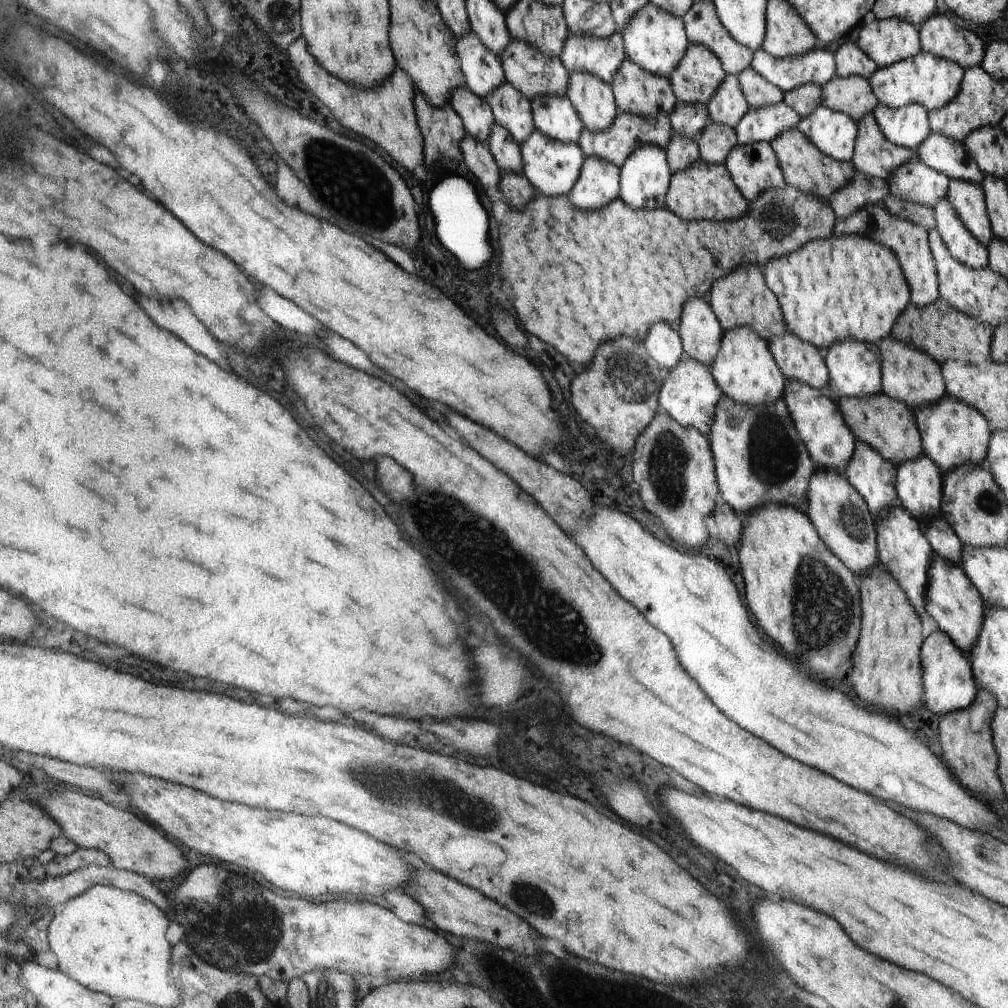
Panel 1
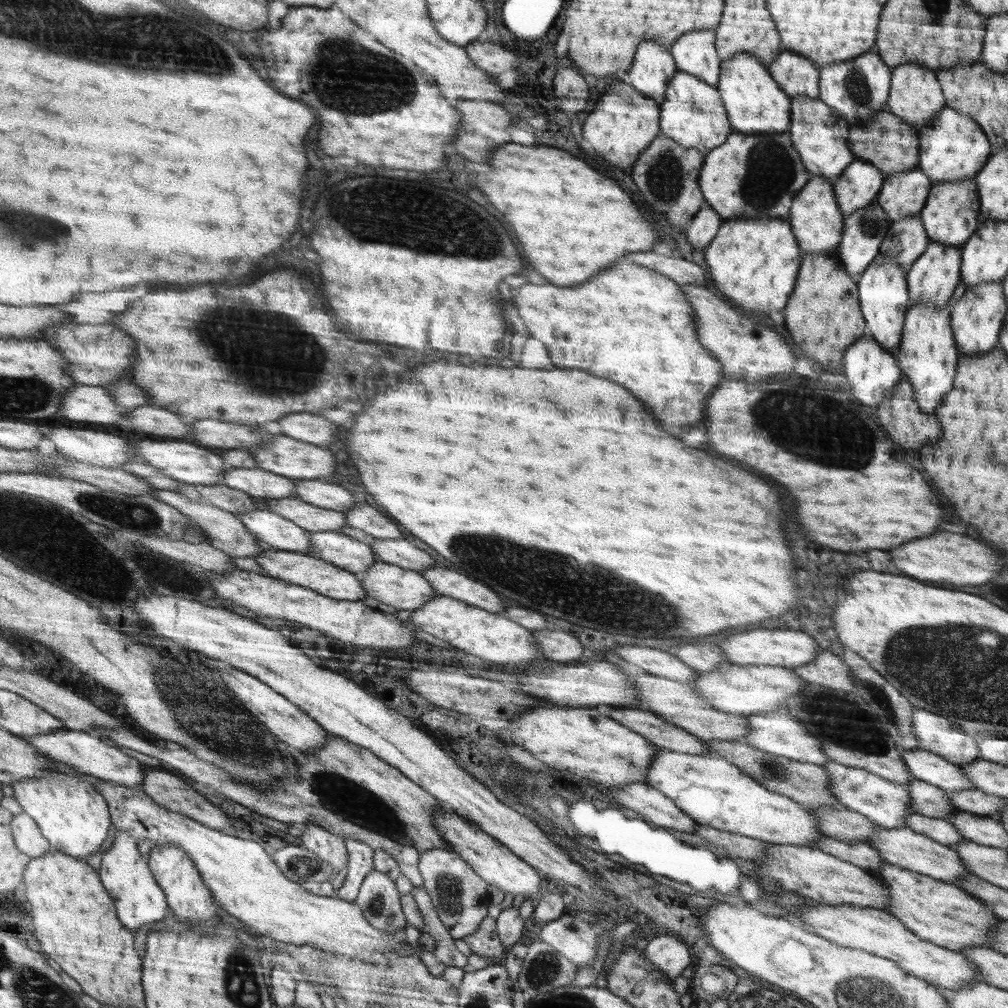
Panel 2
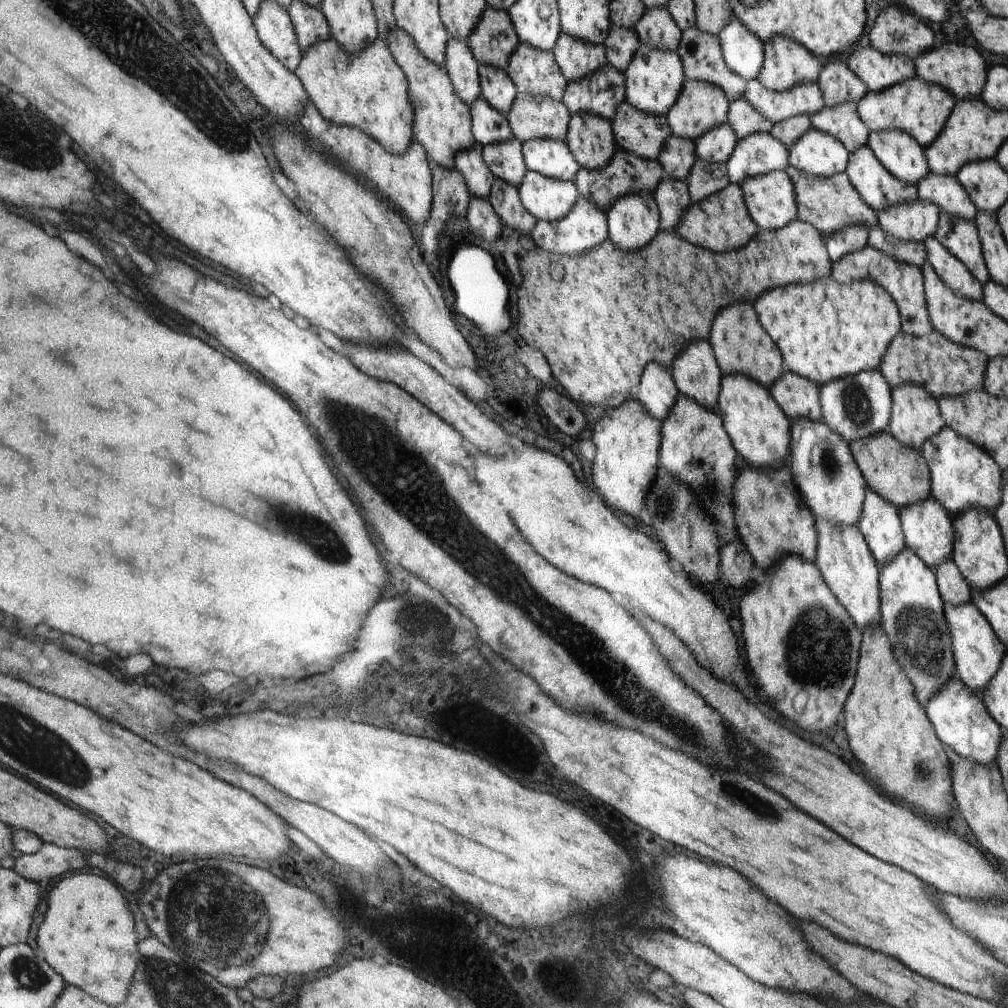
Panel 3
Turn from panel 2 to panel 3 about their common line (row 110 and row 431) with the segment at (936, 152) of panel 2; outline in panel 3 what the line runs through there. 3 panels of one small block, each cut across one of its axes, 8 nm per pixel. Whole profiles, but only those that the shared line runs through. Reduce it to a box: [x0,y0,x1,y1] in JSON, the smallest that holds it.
[920,426,1004,518]

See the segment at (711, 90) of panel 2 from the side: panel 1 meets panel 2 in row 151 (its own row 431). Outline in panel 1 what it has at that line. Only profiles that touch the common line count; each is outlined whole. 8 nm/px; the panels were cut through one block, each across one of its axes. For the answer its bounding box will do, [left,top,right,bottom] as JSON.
[659,356,723,436]

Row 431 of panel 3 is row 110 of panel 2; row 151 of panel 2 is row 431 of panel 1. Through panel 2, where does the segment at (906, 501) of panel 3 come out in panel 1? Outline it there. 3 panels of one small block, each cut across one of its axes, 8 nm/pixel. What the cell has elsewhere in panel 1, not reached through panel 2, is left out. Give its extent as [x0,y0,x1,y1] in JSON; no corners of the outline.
[838,392,924,464]

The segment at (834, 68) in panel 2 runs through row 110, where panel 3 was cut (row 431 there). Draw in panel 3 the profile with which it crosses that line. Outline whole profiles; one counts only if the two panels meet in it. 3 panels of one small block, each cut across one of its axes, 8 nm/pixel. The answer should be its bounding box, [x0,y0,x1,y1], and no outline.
[820,369,892,441]

